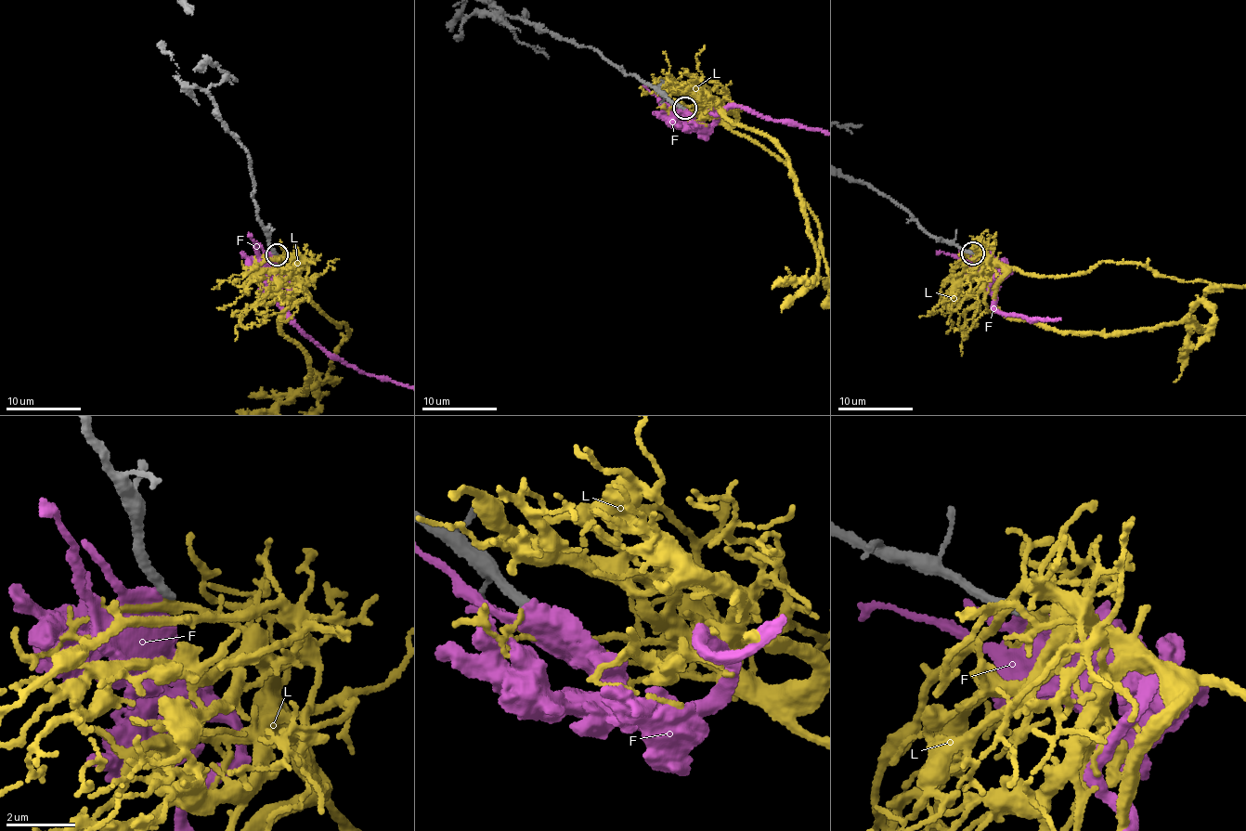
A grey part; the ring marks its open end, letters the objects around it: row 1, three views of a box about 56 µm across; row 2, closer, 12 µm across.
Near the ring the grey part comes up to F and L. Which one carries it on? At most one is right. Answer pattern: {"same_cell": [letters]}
{"same_cell": []}

